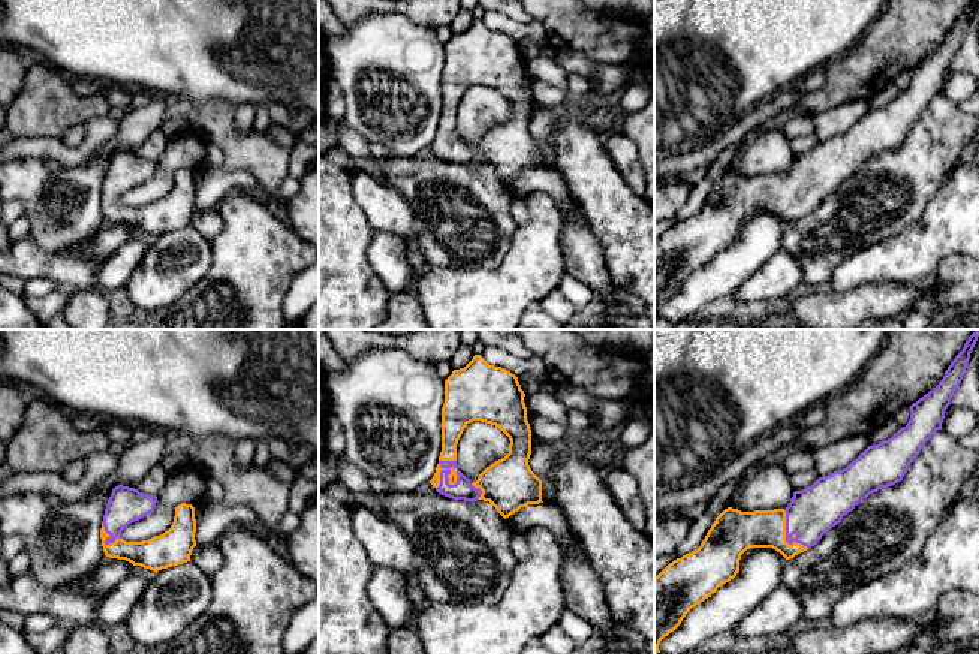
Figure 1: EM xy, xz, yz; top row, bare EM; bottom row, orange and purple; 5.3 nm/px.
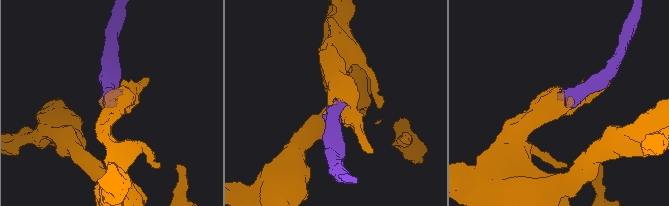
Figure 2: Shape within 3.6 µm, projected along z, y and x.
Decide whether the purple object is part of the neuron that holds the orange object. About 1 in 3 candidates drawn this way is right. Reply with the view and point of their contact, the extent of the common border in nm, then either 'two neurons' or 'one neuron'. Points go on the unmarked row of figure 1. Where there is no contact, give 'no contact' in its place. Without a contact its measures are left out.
yz (785, 201) | 240 nm | one neuron

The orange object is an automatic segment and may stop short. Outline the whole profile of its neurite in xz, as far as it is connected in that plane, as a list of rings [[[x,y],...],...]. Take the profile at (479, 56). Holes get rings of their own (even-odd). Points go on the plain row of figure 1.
[[[481,19],[460,34],[454,34],[445,45],[445,67],[442,72],[442,117],[436,138],[430,148],[433,153],[452,165],[490,166],[506,184],[521,172],[542,166],[542,145],[531,136],[531,94],[527,85],[524,55],[518,42],[501,31],[490,30]],[[481,85],[498,91],[510,105],[509,118],[487,132],[476,147],[470,147],[457,130],[457,109],[464,93]]]

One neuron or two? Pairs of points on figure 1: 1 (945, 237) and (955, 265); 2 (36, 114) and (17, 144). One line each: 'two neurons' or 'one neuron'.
1: two neurons
2: two neurons

